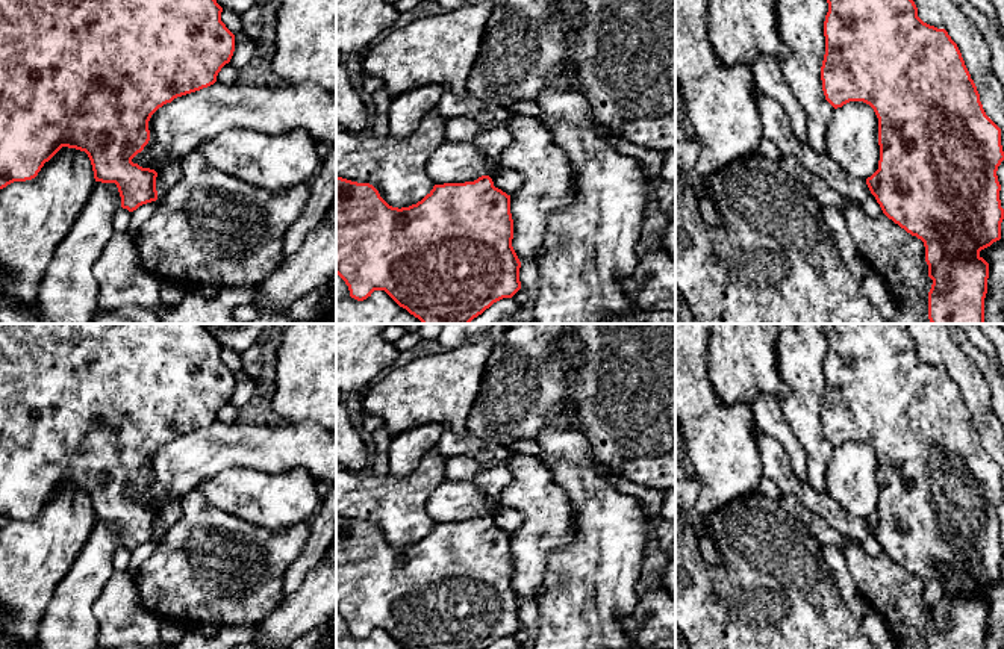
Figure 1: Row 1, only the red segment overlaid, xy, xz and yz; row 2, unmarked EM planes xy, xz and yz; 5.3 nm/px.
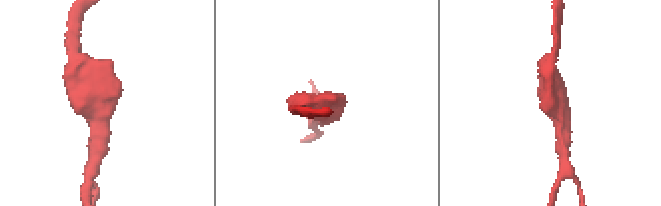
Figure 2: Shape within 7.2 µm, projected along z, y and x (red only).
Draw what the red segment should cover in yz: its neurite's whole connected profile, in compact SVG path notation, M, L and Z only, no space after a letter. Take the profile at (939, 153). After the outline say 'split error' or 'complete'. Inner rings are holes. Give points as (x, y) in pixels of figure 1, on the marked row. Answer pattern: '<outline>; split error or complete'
M827 0L827 3L822 91L834 109L850 101L863 101L874 109L878 118L878 169L866 180L847 175L827 154L818 154L801 144L783 109L756 88L754 98L763 136L771 139L783 156L795 157L812 174L854 203L862 204L872 194L889 219L924 242L928 277L933 280L928 292L931 324L986 324L989 263L980 251L1001 239L1004 209L996 175L1004 160L1001 129L986 115L957 44L945 29L924 23L913 0Z; split error

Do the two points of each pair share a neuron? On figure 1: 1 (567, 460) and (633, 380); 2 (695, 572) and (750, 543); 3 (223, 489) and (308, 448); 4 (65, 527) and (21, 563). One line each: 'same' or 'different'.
1: different
2: same
3: different
4: same

